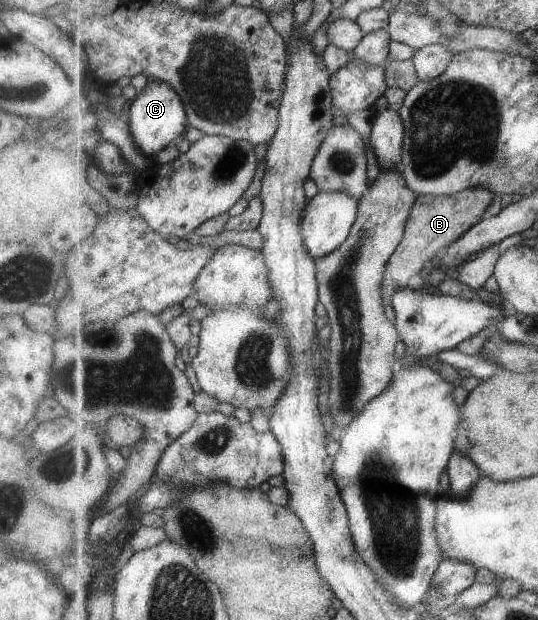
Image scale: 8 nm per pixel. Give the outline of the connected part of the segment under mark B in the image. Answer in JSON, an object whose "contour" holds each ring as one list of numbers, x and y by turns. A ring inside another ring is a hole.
{"contour":[[476,187,446,196,418,196,406,225,403,241,391,256,386,267,383,291,389,303,398,289,413,285,419,273,429,266,429,260,439,257,443,248,462,238,469,229,488,215,487,209,496,194,487,188]]}

